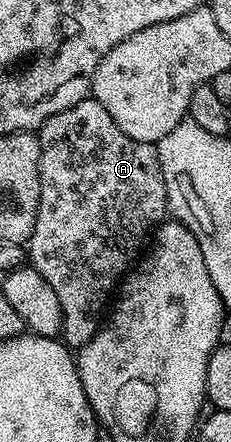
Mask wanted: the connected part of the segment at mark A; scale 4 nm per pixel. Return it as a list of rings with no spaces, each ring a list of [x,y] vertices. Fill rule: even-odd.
[[[91,96],[47,118],[39,127],[38,137],[40,203],[26,250],[31,265],[48,281],[50,288],[58,292],[64,313],[64,345],[79,348],[96,335],[101,321],[100,309],[108,293],[119,287],[130,267],[141,257],[146,239],[165,221],[168,210],[166,184],[162,180],[155,145],[126,136],[126,132],[114,124],[110,112],[106,112],[106,108]]]

